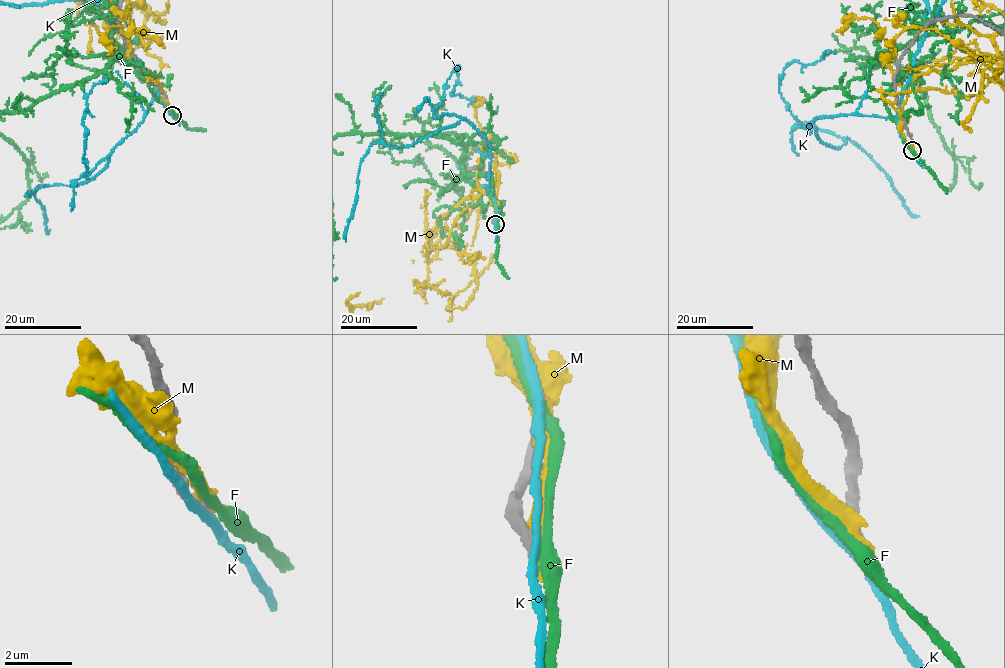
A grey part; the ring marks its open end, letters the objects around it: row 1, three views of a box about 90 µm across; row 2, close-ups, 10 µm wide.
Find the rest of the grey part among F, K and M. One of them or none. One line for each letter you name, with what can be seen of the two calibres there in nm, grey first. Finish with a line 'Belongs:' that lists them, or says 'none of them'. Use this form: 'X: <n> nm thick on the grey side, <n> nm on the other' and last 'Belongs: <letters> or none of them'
Belongs: none of them

